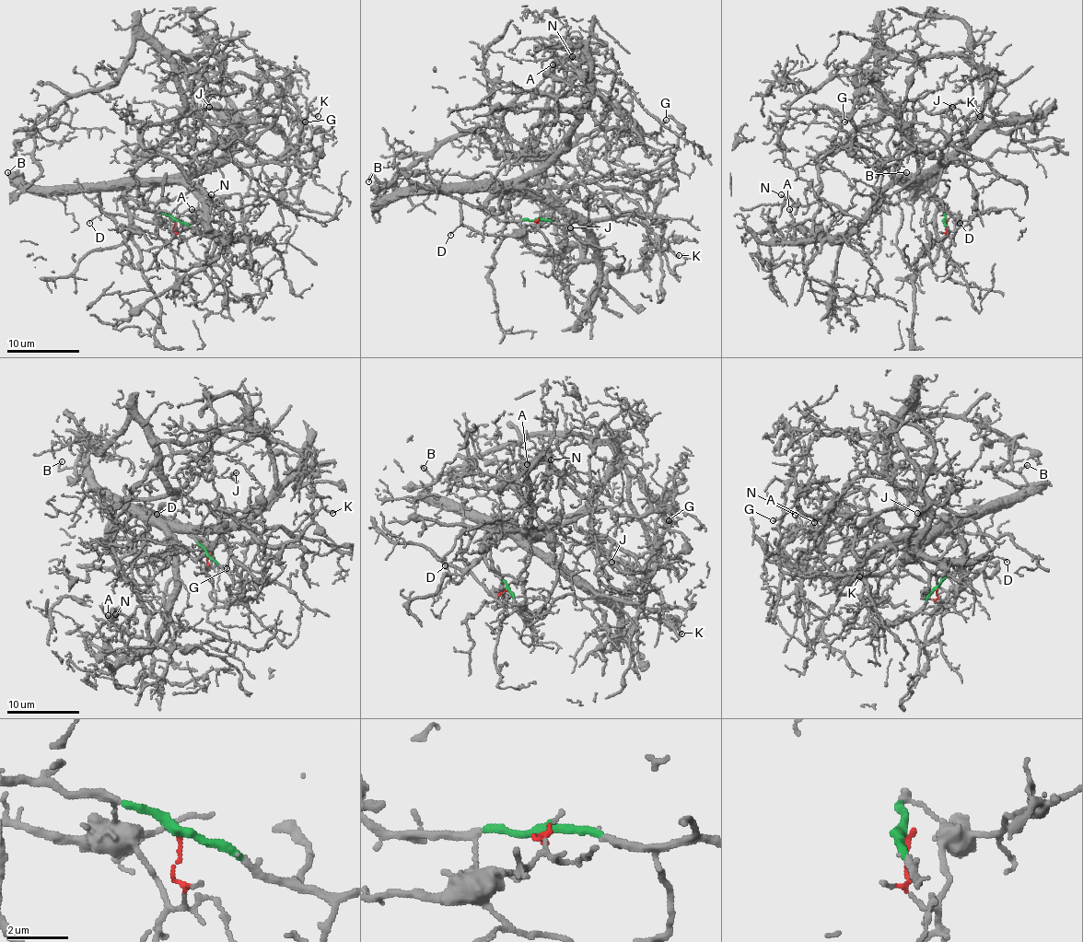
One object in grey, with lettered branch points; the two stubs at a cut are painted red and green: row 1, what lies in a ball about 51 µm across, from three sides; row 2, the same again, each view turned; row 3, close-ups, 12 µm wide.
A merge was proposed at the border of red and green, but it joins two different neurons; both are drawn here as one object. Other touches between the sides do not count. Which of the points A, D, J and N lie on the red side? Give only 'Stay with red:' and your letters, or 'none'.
Stay with red: D

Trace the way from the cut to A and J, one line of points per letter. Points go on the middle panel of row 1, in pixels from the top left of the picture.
A: (536, 220), (494, 218), (487, 203), (541, 164), (503, 113), (519, 96), (590, 83), (552, 64)
J: (536, 220), (493, 216), (487, 212), (487, 203), (541, 177), (541, 195), (553, 203), (552, 218), (570, 227)

